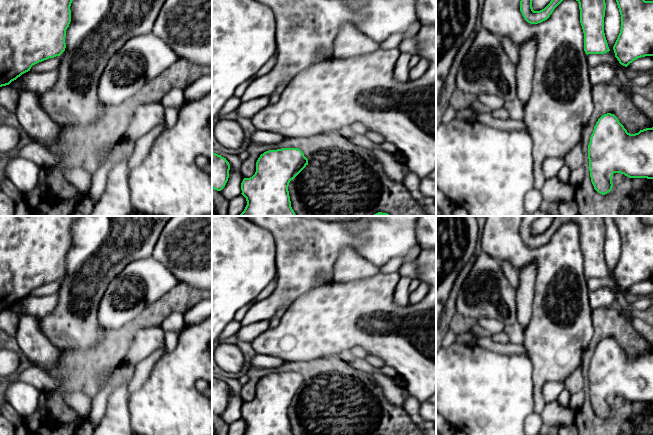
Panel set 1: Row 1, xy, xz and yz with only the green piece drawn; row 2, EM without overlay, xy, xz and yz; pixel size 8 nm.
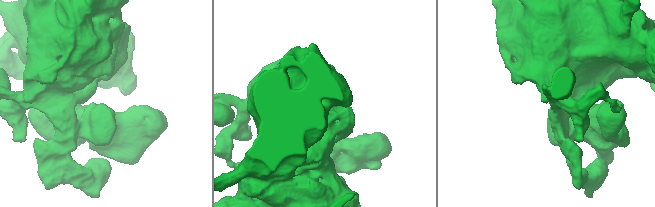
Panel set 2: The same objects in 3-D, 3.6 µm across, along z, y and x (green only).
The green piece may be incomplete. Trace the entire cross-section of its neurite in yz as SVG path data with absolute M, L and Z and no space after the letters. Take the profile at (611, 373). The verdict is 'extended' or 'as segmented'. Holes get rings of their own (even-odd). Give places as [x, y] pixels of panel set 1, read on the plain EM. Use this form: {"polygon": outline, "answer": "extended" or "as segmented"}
{"polygon": "M604 338L590 361L588 383L591 406L602 419L612 414L614 397L653 403L653 351L630 358L614 338Z", "answer": "as segmented"}

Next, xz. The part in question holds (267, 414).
{"polygon": "M298 372L261 378L255 398L241 407L241 418L247 425L244 435L294 435L288 410L307 389L308 383Z", "answer": "as segmented"}

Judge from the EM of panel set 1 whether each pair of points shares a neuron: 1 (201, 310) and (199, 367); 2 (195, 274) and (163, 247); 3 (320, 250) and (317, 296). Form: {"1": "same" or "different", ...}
{"1": "different", "2": "same", "3": "different"}

